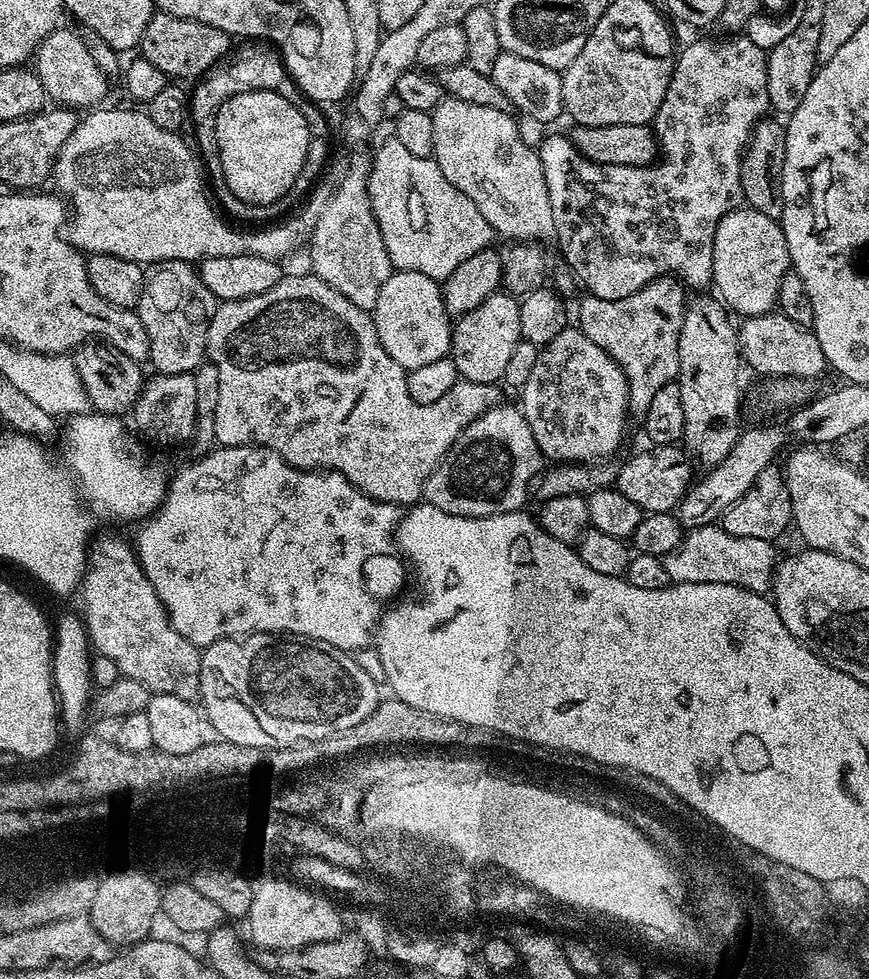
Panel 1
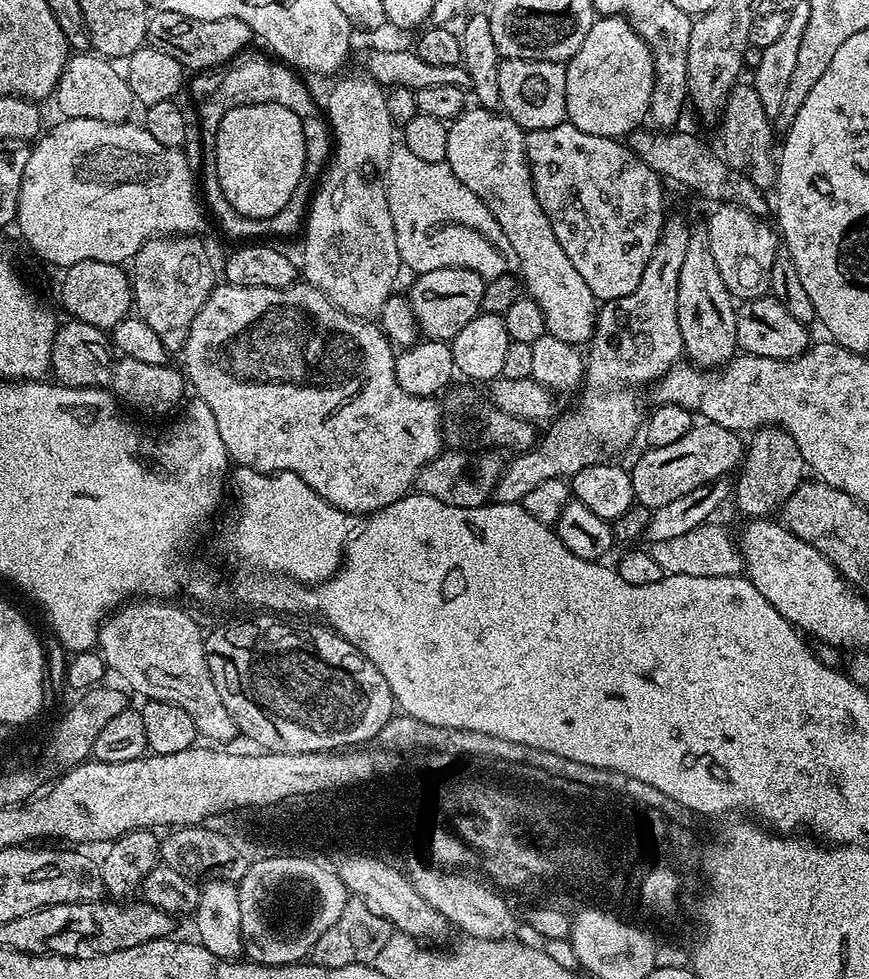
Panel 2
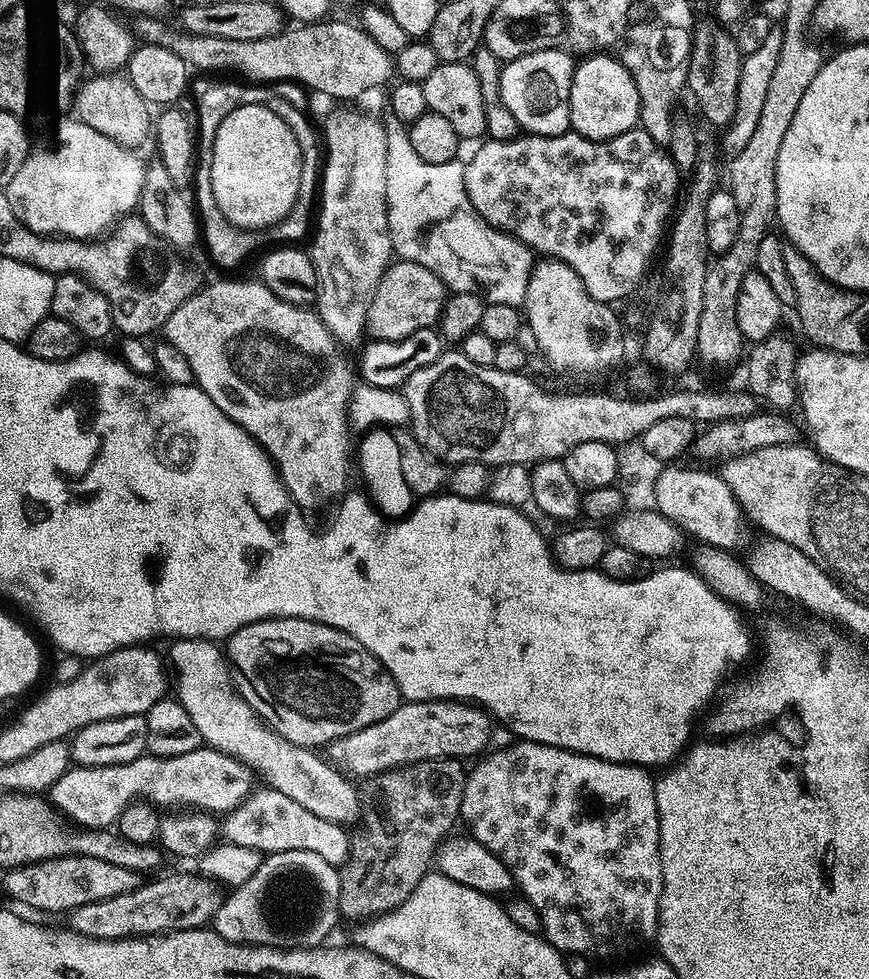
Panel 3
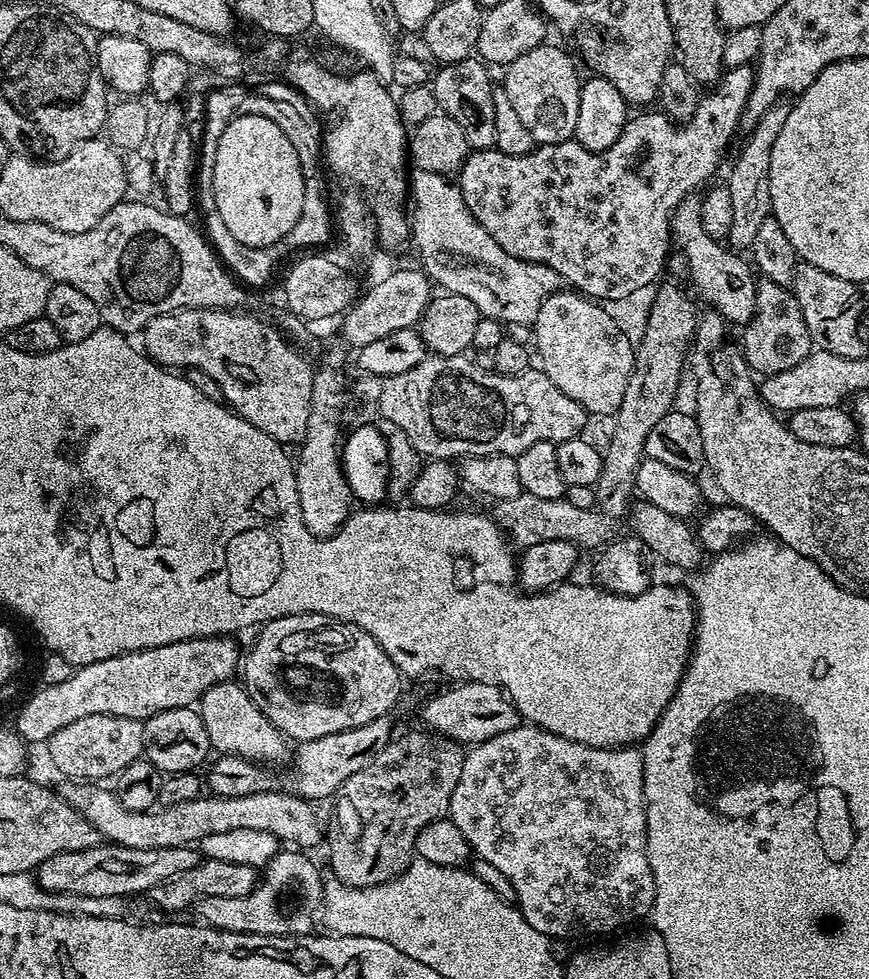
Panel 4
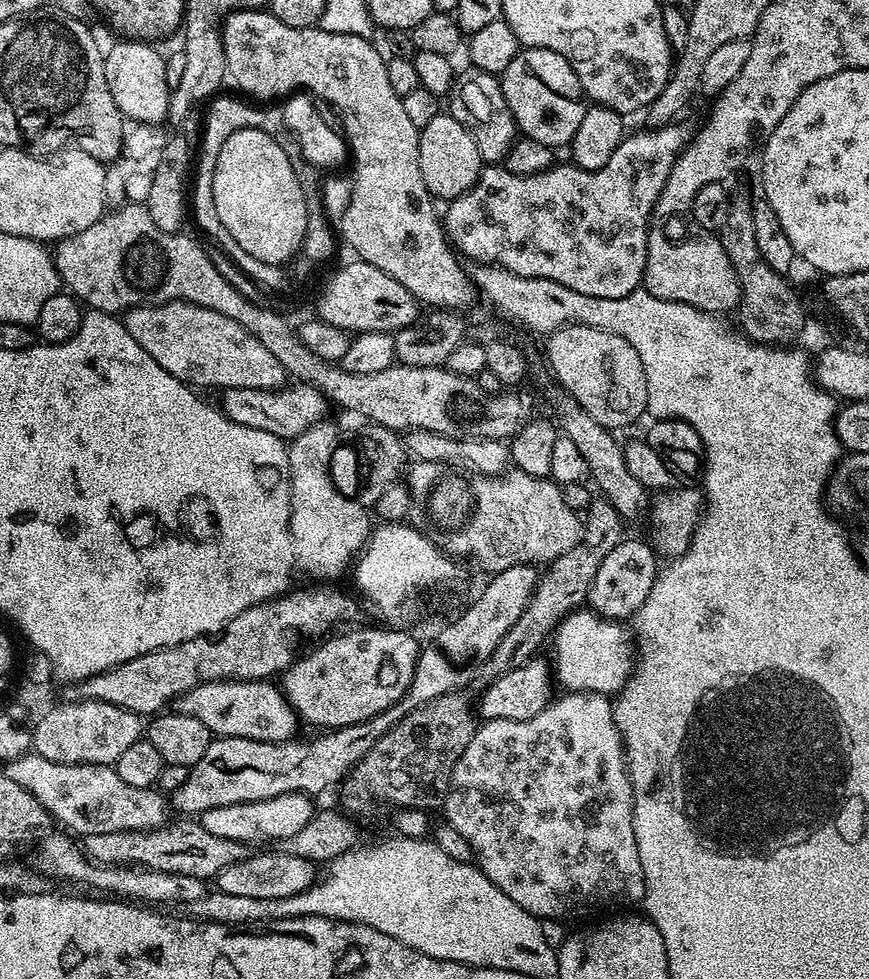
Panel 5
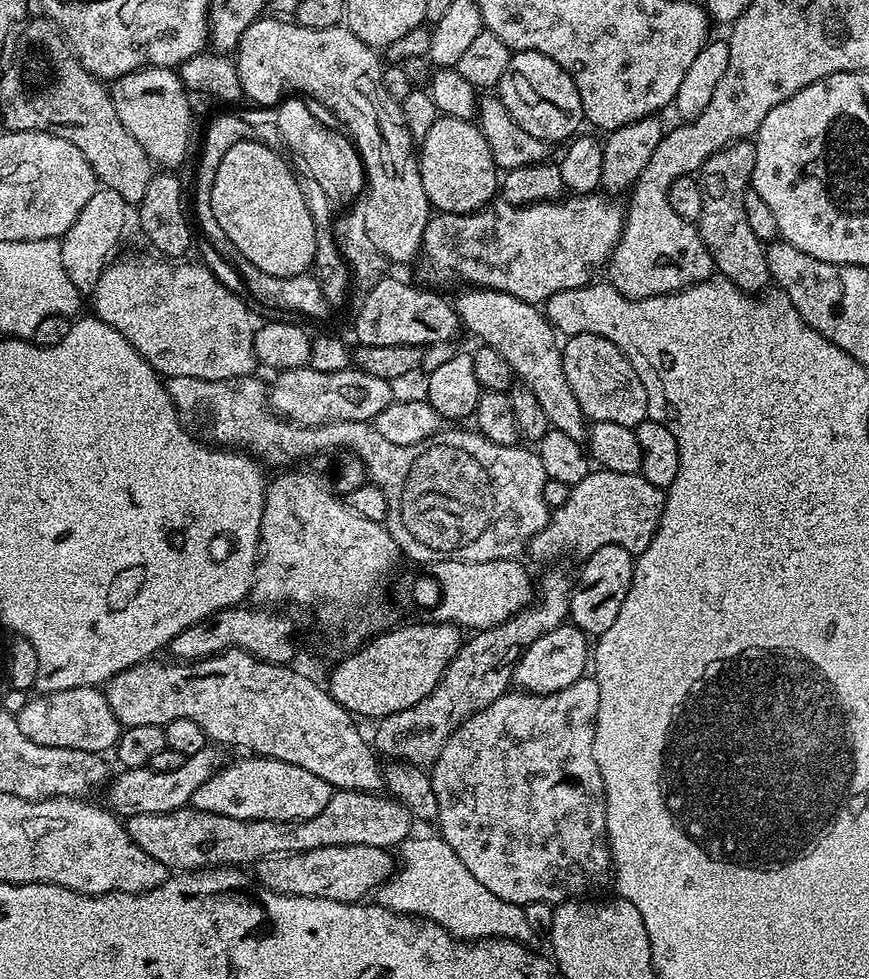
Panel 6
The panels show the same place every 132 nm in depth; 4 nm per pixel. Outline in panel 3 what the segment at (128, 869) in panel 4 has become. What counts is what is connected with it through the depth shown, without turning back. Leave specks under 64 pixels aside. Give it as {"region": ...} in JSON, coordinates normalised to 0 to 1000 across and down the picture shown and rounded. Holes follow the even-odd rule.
{"region":[[[62,874],[56,878],[40,878],[37,883],[21,883],[5,892],[5,911],[14,919],[28,923],[29,928],[41,927],[47,934],[70,932],[77,934],[83,928],[131,917],[154,909],[163,901],[162,892],[117,880],[117,876],[102,874]]]}

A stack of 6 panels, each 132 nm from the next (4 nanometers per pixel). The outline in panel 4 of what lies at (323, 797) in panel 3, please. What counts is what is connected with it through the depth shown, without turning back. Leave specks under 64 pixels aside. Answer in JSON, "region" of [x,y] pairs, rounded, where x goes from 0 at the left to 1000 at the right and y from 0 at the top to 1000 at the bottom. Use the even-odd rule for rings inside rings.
{"region":[[[264,697],[242,701],[242,705],[237,705],[228,716],[228,726],[237,742],[237,750],[242,750],[242,758],[250,769],[277,772],[305,782],[314,782],[313,780],[329,775],[330,772],[333,775],[333,757],[285,712],[285,704],[275,698]]]}

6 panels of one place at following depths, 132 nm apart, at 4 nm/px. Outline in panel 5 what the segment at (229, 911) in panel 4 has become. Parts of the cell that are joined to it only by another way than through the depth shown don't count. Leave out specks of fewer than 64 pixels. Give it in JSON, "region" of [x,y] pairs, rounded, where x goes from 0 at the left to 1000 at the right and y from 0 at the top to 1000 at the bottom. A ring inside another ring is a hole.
{"region":[[[56,849],[45,859],[45,862],[47,862],[46,884],[44,884],[44,887],[49,894],[56,897],[70,895],[74,899],[89,899],[92,903],[102,903],[106,907],[116,907],[120,910],[116,912],[128,913],[130,916],[142,917],[147,921],[167,921],[173,925],[203,922],[203,924],[211,924],[214,921],[223,921],[223,917],[232,917],[236,913],[236,900],[222,895],[206,895],[205,893],[183,891],[182,889],[173,889],[160,885],[109,882],[97,873],[96,865],[82,853],[75,852],[72,849],[69,849],[70,851],[59,850]]]}

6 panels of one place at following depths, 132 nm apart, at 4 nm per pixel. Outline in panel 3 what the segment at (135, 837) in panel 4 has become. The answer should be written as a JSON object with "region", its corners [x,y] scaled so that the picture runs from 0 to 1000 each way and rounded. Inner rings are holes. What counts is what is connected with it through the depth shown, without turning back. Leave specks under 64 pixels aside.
{"region":[[[307,803],[291,808],[289,813],[261,830],[255,838],[255,852],[261,861],[283,864],[300,872],[328,870],[329,868],[357,868],[357,872],[366,872],[366,876],[375,876],[375,880],[388,885],[400,882],[407,865],[400,859],[397,845],[391,842],[375,840],[375,836],[366,836],[366,831],[357,831],[357,827],[343,823],[335,815],[329,815],[320,807]]]}

